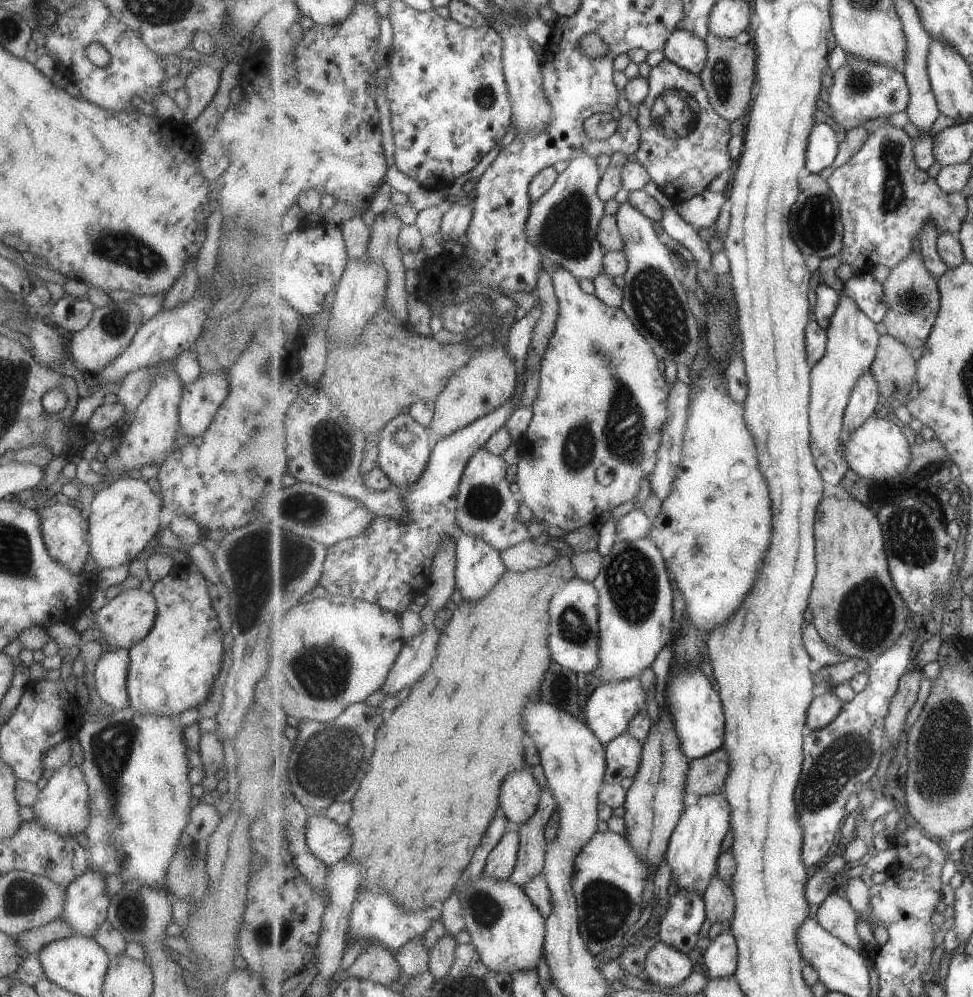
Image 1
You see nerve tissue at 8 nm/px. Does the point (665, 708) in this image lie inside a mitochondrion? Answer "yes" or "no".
no

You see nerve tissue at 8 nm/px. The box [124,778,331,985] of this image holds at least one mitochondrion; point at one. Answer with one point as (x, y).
(266, 935)

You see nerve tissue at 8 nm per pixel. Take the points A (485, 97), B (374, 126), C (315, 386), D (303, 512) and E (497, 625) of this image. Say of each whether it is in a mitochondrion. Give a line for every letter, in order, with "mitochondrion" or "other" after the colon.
A: mitochondrion
B: other
C: other
D: mitochondrion
E: other

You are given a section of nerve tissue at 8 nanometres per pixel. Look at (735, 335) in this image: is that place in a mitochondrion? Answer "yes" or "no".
no

